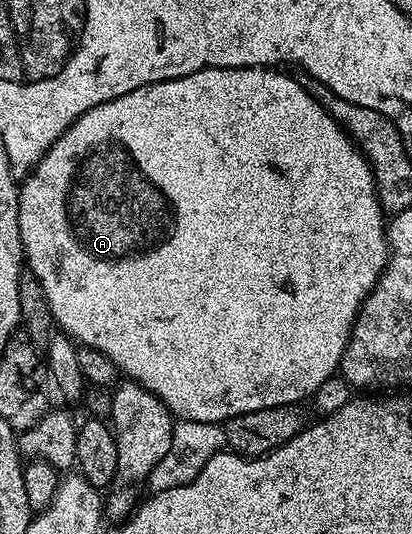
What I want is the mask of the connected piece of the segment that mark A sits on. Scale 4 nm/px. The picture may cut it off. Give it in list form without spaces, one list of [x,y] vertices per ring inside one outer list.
[[[273,67],[261,68],[205,68],[175,80],[165,80],[159,84],[146,84],[143,88],[132,90],[115,100],[104,102],[92,110],[88,110],[77,122],[66,131],[40,158],[40,162],[31,170],[30,175],[21,181],[18,190],[18,225],[22,239],[22,255],[24,264],[40,282],[48,306],[51,308],[53,323],[65,332],[71,340],[83,348],[94,348],[104,353],[123,377],[133,383],[144,386],[170,411],[171,416],[179,421],[212,423],[221,425],[240,414],[252,414],[252,410],[268,410],[279,408],[285,404],[302,404],[313,397],[317,388],[339,371],[342,354],[346,343],[350,341],[350,330],[366,297],[382,277],[388,259],[388,228],[382,218],[384,211],[378,202],[373,170],[361,149],[352,142],[347,131],[327,113],[316,98],[306,94],[294,81],[293,75],[285,76],[282,72],[274,72]]]

